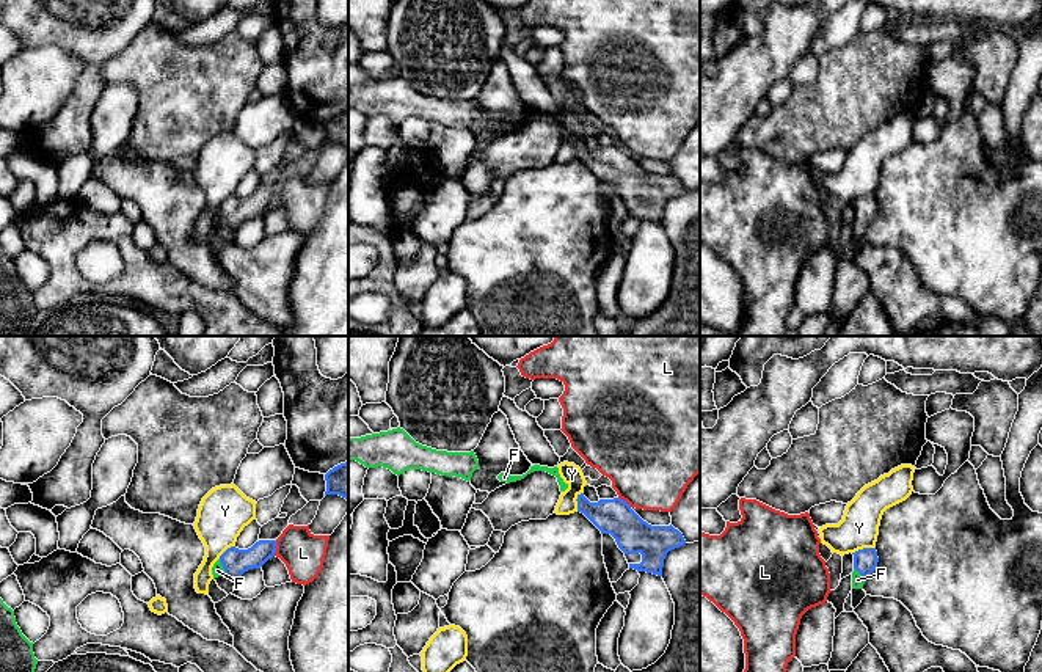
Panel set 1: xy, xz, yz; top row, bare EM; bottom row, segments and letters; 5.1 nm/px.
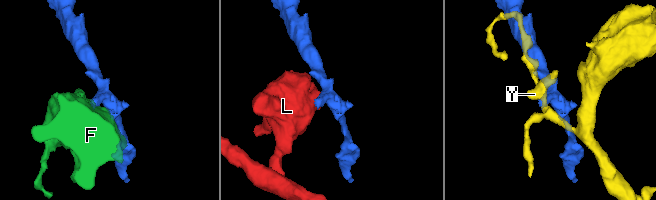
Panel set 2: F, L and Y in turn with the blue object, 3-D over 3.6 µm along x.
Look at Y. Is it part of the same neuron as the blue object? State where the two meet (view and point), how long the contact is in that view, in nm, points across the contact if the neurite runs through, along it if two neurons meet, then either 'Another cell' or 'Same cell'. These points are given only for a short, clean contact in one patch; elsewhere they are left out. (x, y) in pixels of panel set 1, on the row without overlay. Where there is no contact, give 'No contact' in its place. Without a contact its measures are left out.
Touches blue at yz (863, 197). Shared border 120 nm. Boundary: yz (874, 195), (865, 195), (852, 201). Another cell

